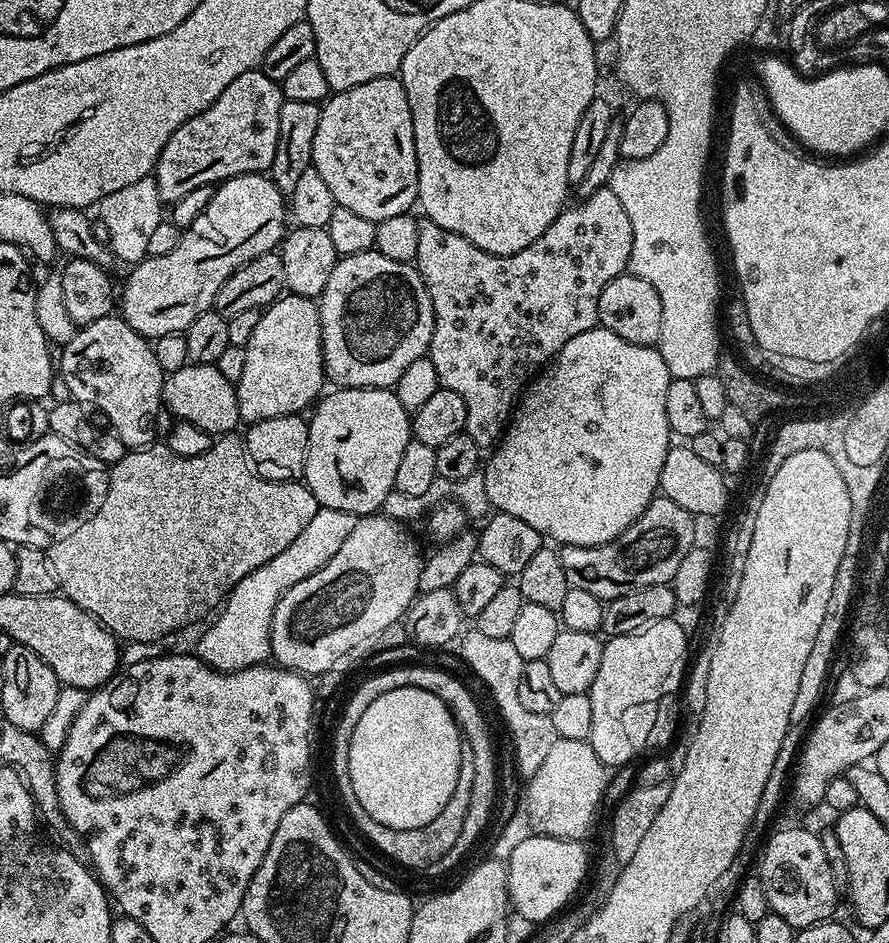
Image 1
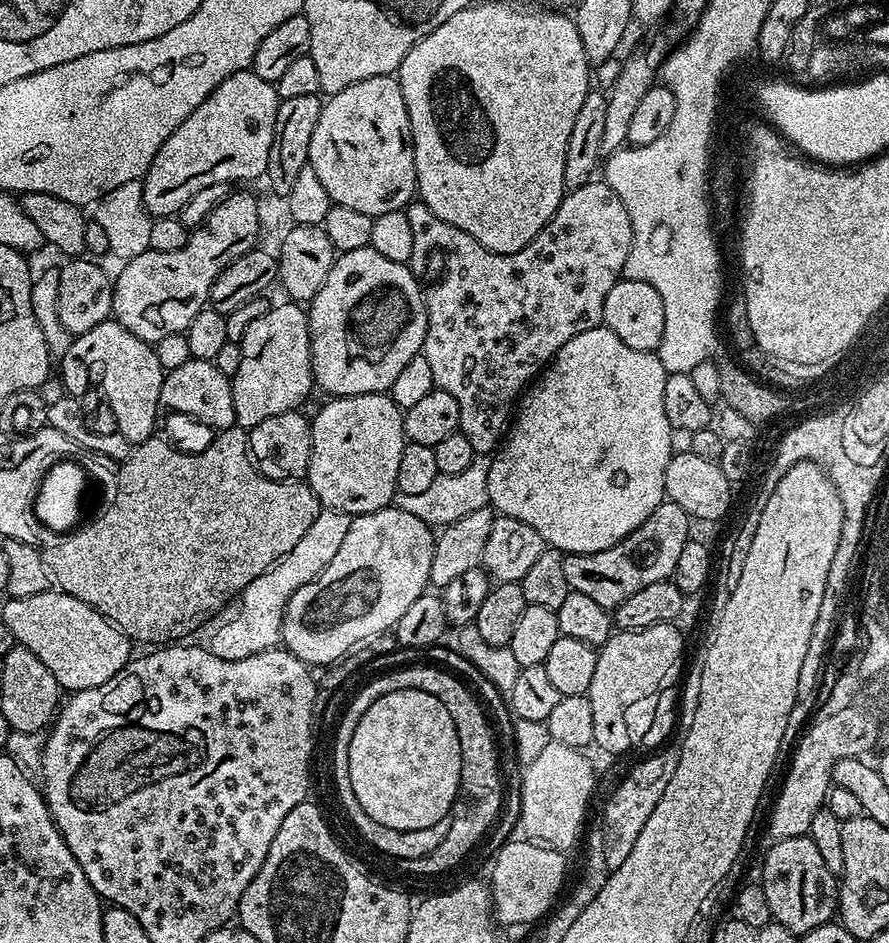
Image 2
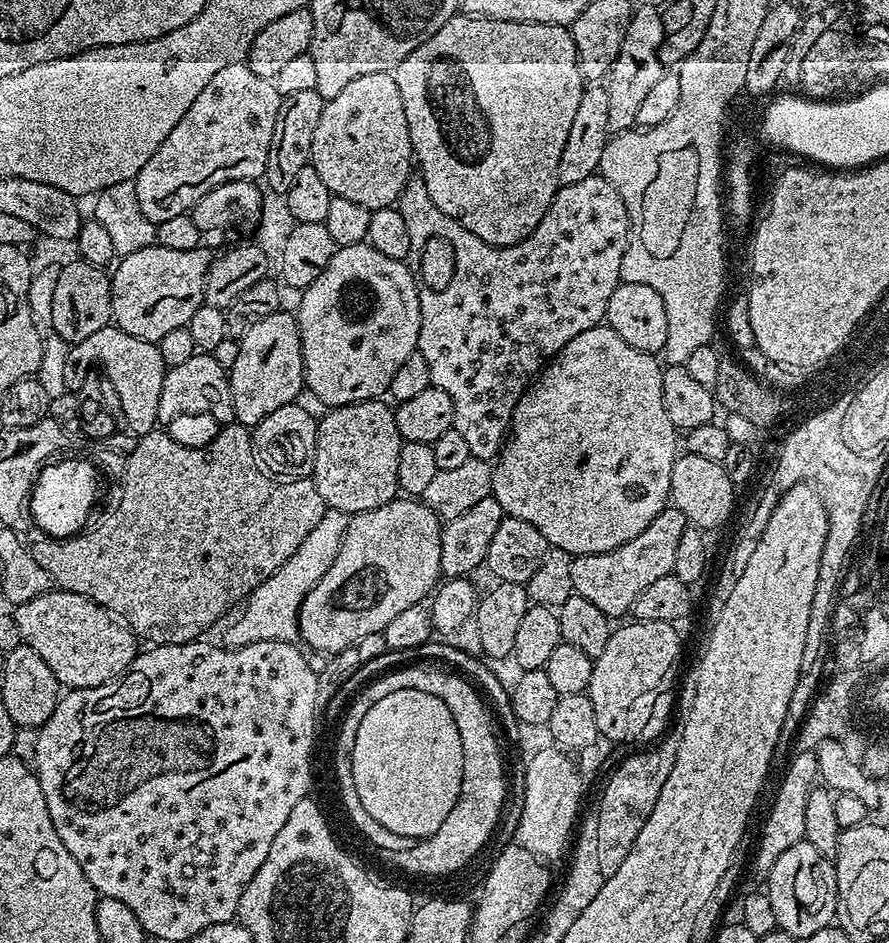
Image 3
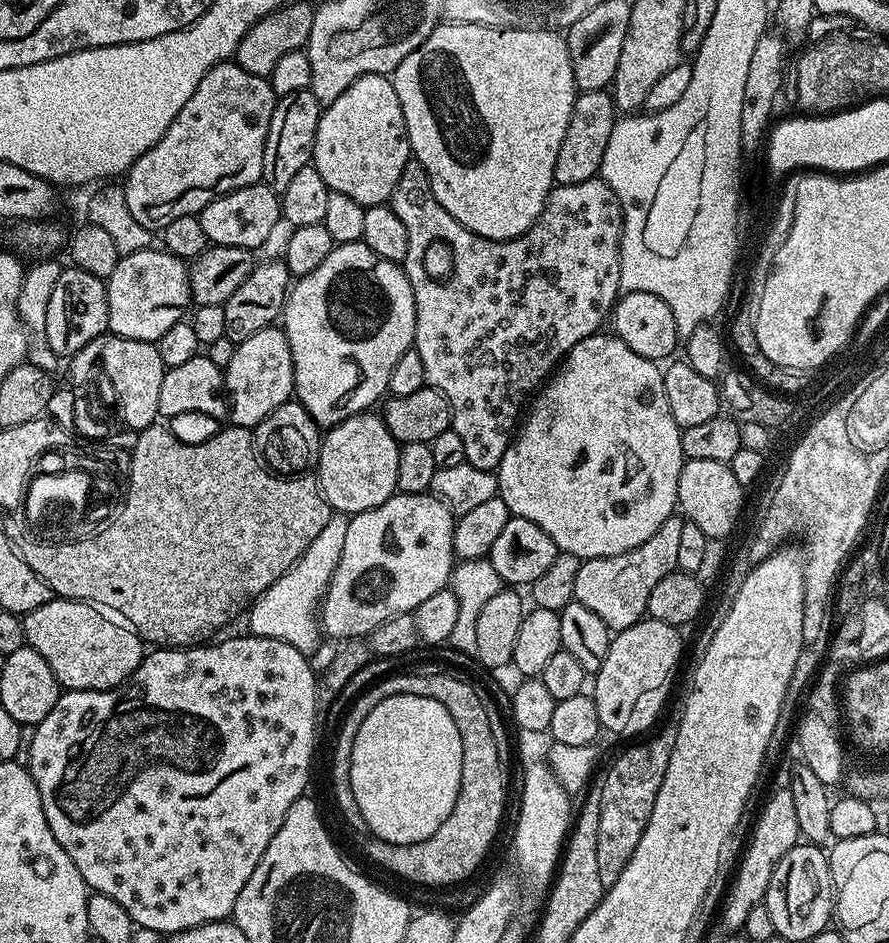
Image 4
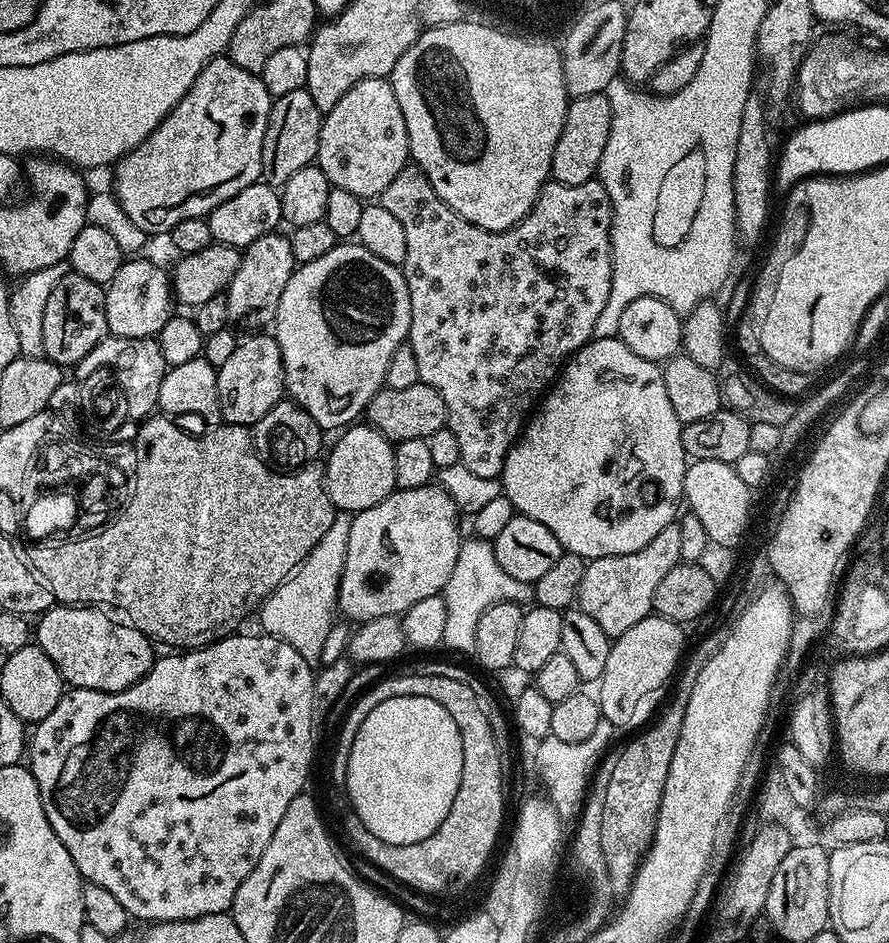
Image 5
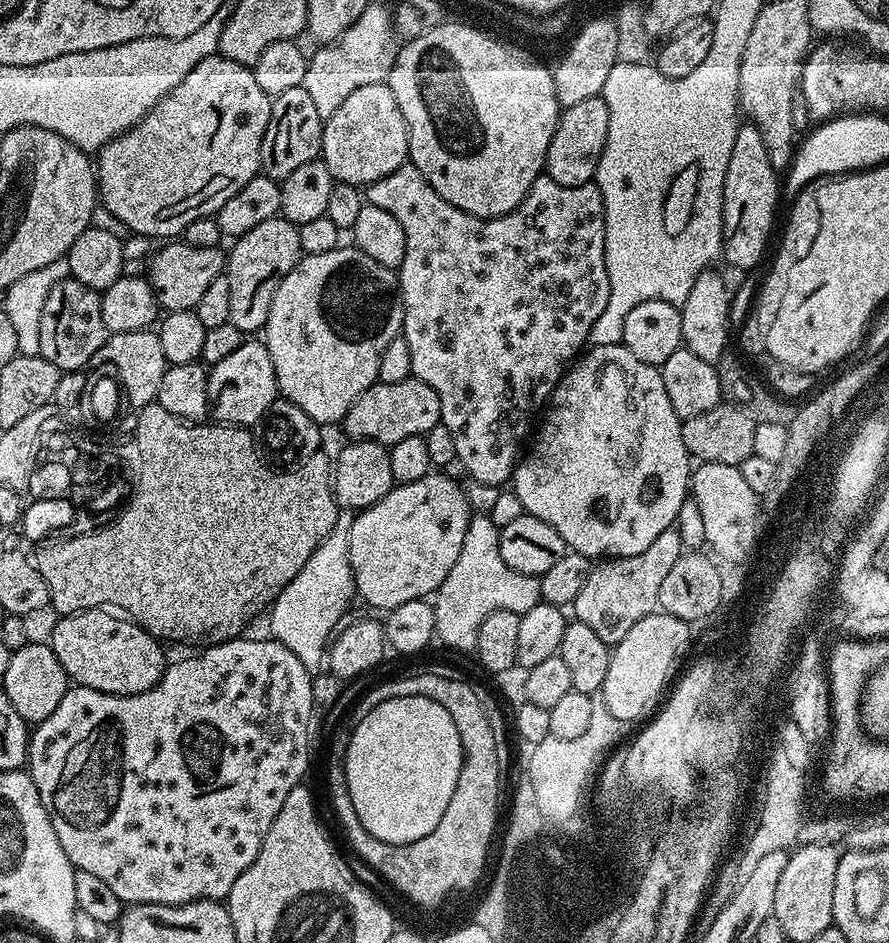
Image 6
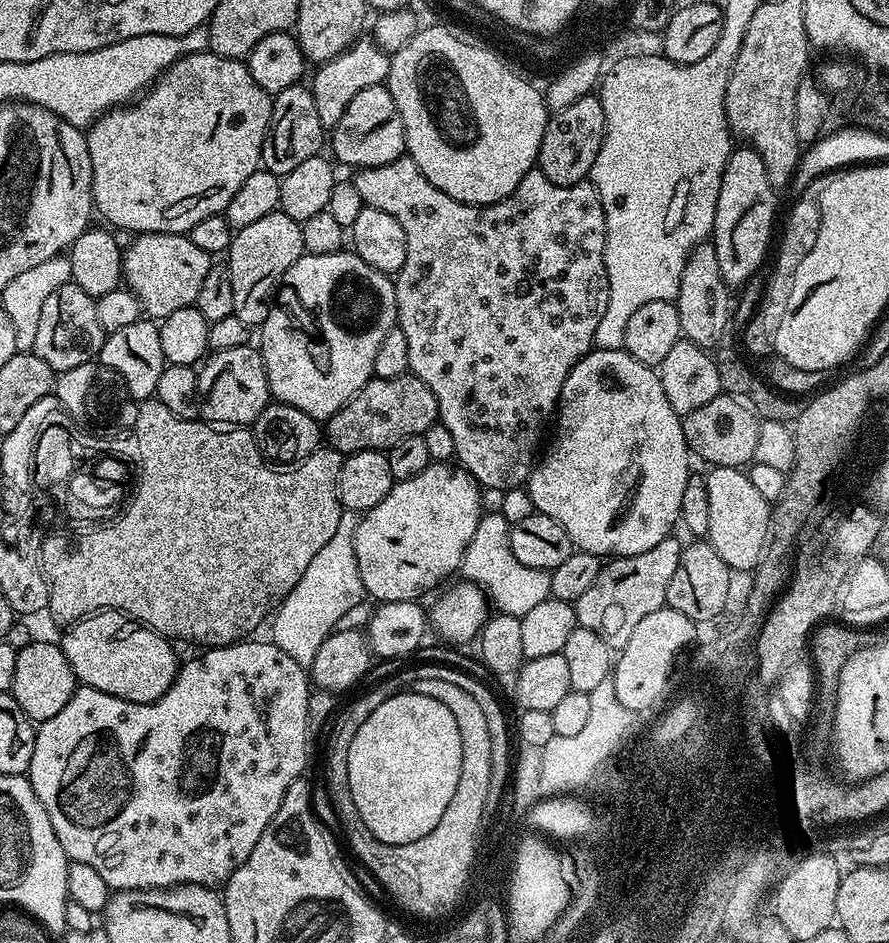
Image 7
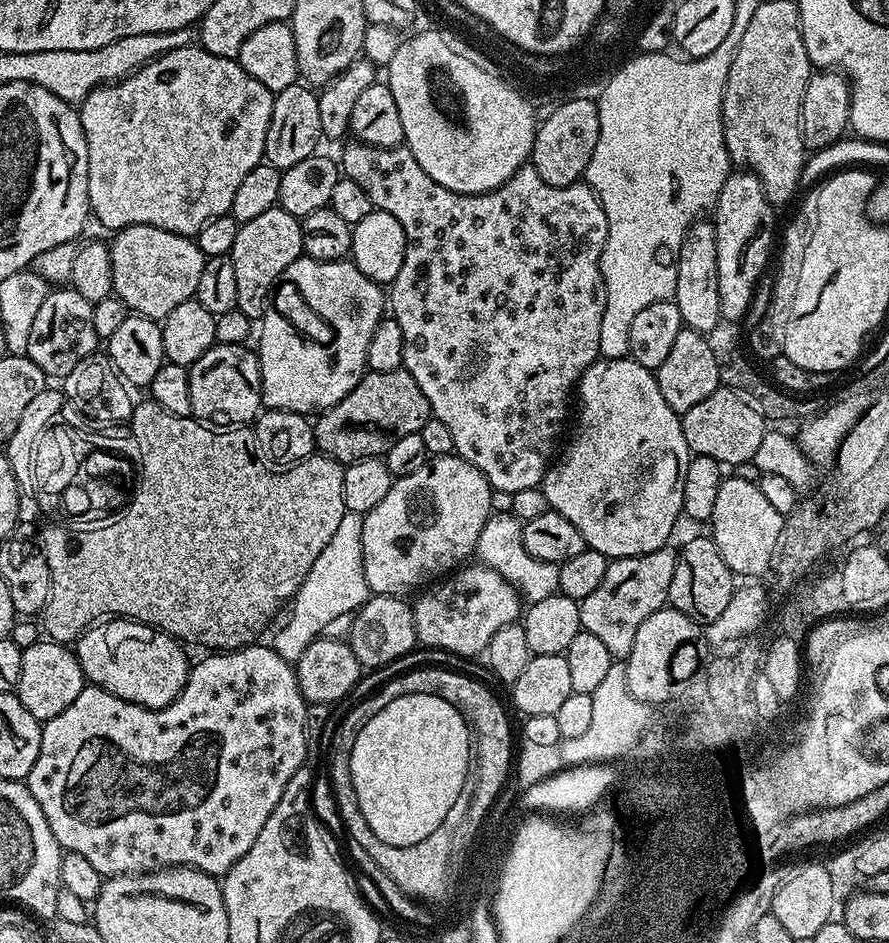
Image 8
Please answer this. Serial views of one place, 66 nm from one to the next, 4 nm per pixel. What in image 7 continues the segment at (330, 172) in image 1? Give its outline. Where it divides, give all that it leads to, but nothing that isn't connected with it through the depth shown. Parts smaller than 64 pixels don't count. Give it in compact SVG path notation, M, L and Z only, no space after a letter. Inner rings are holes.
M384 84L366 86L366 90L358 90L346 106L346 114L338 118L338 122L330 130L331 155L337 161L349 164L352 170L394 162L398 157L405 155L404 127L402 118L398 114L398 106L394 106L394 98Z

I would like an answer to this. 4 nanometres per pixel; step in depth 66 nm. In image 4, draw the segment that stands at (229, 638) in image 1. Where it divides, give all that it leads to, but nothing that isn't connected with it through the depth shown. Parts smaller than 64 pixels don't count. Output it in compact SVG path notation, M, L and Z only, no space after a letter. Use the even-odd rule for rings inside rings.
M334 514L322 526L322 531L306 546L304 553L274 582L258 599L253 600L247 609L247 631L254 636L262 638L275 638L282 642L290 642L294 650L303 656L315 657L315 652L320 648L322 629L318 623L320 602L328 591L330 578L334 578L334 570L338 566L338 558L342 558L342 546L346 542L346 526L349 517L344 514Z

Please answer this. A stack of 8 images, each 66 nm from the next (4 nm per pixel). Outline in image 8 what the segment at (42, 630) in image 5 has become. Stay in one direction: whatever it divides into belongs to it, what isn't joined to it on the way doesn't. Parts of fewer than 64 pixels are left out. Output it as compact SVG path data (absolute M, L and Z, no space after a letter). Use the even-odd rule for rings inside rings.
M127 618L97 622L74 644L84 679L91 687L106 690L143 708L165 708L180 697L190 671L190 659L183 650L181 641L168 633Z

